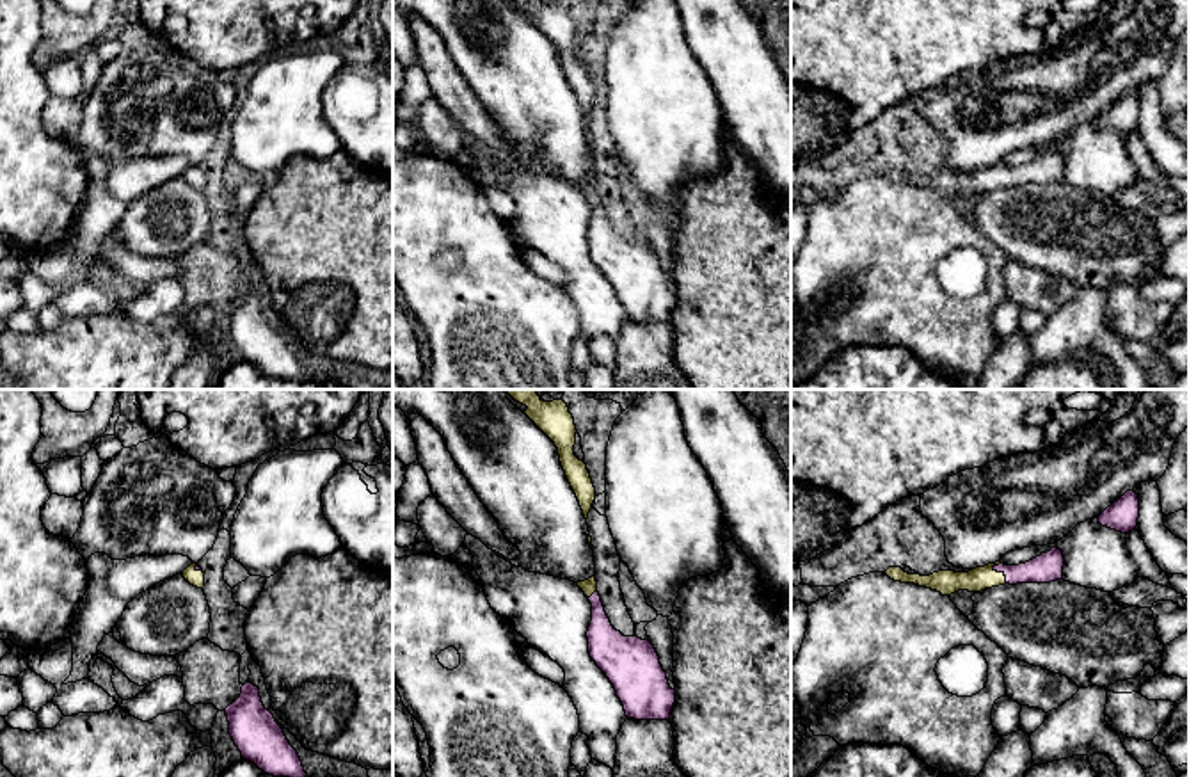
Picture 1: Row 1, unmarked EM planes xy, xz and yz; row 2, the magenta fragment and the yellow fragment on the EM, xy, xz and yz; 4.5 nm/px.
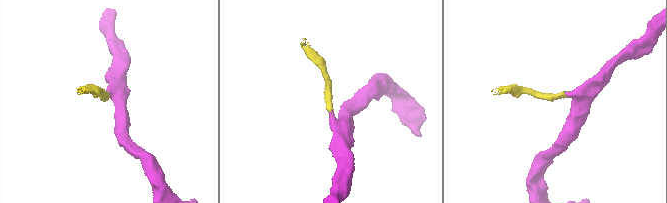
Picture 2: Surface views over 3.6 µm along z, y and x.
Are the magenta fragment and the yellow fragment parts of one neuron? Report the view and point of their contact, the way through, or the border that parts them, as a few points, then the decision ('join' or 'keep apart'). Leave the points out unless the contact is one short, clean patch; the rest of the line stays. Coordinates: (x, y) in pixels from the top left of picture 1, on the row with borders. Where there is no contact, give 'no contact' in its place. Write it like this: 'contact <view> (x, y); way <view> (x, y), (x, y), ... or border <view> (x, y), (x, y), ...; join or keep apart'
contact yz (1001, 571); way yz (1047, 568), (1029, 573), (1001, 571), (973, 582), (948, 582); join

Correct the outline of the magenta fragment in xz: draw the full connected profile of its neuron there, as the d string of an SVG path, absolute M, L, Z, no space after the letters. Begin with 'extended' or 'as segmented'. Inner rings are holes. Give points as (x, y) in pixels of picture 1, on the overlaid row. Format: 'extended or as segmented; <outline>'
extended; M595 574L578 581L592 605L587 631L588 653L606 674L620 699L626 717L634 720L670 720L675 690L670 688L659 656L649 640L617 631L597 592Z

